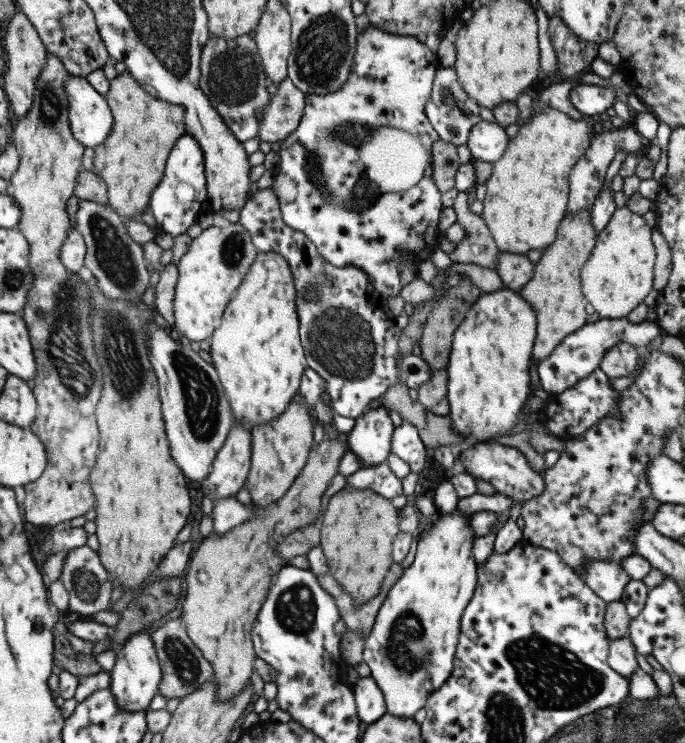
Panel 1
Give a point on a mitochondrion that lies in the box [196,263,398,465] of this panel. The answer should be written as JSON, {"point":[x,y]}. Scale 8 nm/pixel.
{"point":[341,343]}

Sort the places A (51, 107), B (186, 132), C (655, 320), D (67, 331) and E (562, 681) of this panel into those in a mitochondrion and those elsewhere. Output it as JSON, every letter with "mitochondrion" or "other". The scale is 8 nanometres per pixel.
{"A":"mitochondrion","B":"other","C":"other","D":"mitochondrion","E":"mitochondrion"}

